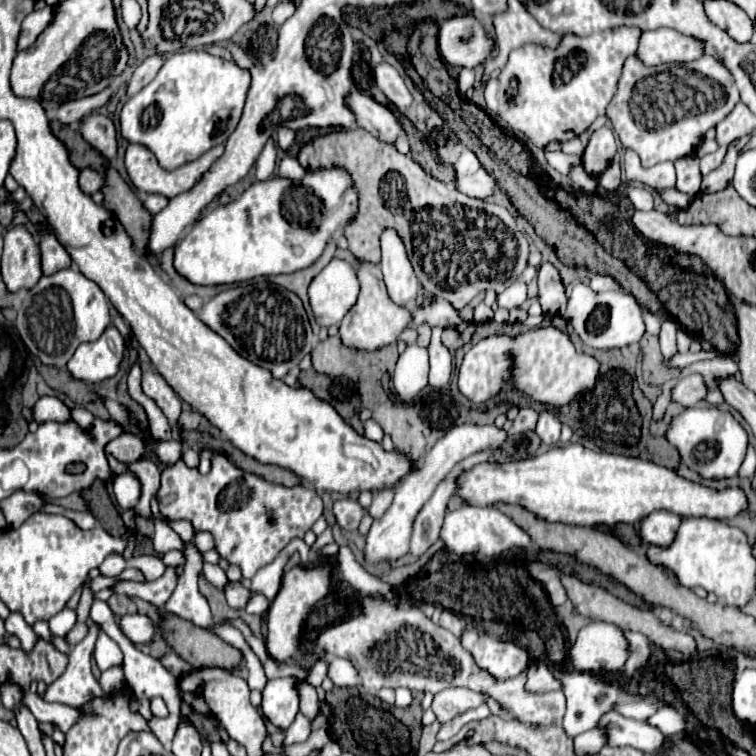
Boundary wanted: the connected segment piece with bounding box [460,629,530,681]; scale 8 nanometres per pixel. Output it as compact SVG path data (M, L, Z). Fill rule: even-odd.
M466 629L460 637L460 643L474 657L476 665L486 669L494 679L512 679L530 667L526 649L514 643L498 641L486 633Z

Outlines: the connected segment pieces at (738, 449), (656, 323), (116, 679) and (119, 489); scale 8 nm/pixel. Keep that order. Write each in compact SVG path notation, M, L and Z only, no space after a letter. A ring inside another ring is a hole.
M684 409L678 417L672 419L666 439L678 449L686 467L696 471L702 479L734 477L744 461L748 447L748 435L742 425L730 413L720 409ZM700 445L704 445L704 451L700 451Z
M644 311L644 323L646 323L646 331L650 335L658 337L658 333L660 333L660 319L656 315L652 315L650 311Z
M112 667L112 669L104 671L100 685L102 685L102 689L104 689L106 693L116 693L116 691L120 691L120 689L126 685L122 667Z
M122 473L114 479L114 495L124 501L124 507L134 507L140 499L140 481L134 473Z

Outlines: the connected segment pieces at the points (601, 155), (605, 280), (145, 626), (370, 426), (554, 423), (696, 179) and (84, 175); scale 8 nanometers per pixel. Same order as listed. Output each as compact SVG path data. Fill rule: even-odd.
M600 127L592 133L588 147L582 155L582 167L590 177L596 177L606 171L616 153L616 139L610 127Z
M594 275L594 277L590 279L590 287L592 287L594 291L610 291L610 289L618 289L616 281L614 281L612 277L608 277L608 275Z
M140 613L122 615L118 627L120 627L122 635L126 639L130 639L132 643L146 643L146 641L152 639L152 633L154 633L152 621L146 615L140 615Z
M368 419L368 421L364 423L364 435L366 435L368 439L372 439L372 441L382 441L384 431L382 431L382 427L380 427L374 419Z
M542 411L538 425L536 425L536 433L542 439L542 443L556 445L560 439L560 427L562 427L562 423L558 421L554 411Z
M696 155L680 157L680 159L674 161L674 165L676 165L676 175L678 175L676 189L690 197L698 195L700 193L700 181L702 181L700 167L698 167L698 157Z
M80 169L78 173L78 183L80 183L80 189L86 193L86 195L94 195L96 191L102 189L102 183L104 183L104 177L94 171L94 169Z

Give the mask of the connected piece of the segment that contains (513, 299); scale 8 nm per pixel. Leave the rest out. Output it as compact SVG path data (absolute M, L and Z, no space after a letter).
M522 281L512 283L504 293L498 295L498 305L504 309L520 307L526 301L526 285Z

